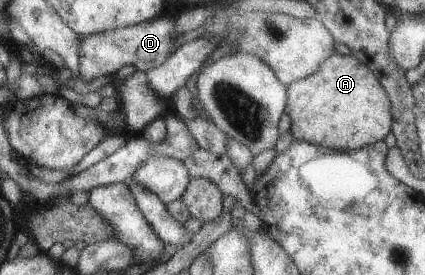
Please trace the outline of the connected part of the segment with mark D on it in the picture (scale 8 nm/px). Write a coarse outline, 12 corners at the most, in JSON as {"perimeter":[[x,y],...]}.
{"perimeter":[[176,19],[80,36],[78,76],[126,65],[148,71],[174,55]]}

